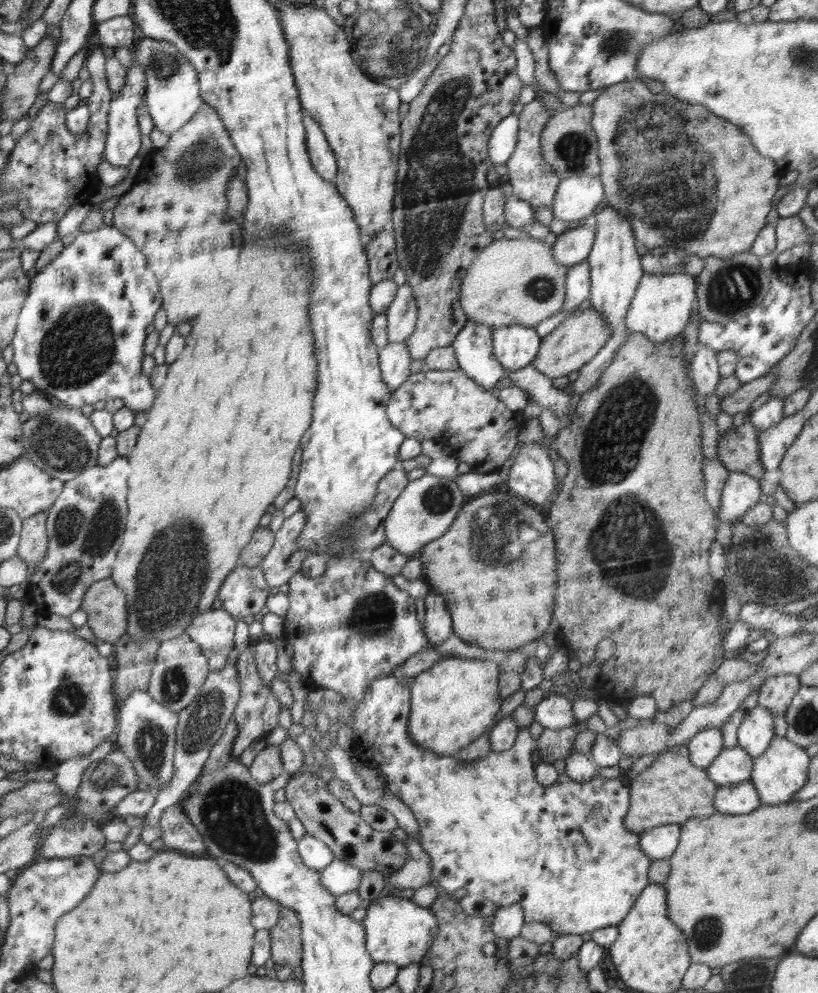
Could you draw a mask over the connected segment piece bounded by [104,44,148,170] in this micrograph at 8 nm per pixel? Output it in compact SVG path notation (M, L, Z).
M136 44L130 46L132 65L127 68L128 78L126 78L126 84L121 88L121 91L117 92L117 96L114 96L110 106L108 139L105 141L104 154L106 162L109 162L113 168L124 168L126 170L128 170L130 160L138 154L138 148L140 148L140 142L142 142L140 130L138 130L136 108L138 108L141 100L145 98L145 91L148 90L146 88L145 70L137 63L134 47L136 47Z

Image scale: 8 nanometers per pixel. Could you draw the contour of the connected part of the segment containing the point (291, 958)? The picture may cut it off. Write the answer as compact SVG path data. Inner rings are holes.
M280 904L278 922L269 930L271 936L271 959L280 966L301 965L301 920L297 912Z

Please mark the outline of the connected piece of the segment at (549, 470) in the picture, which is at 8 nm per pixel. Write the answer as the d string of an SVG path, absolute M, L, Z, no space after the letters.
M540 442L519 445L514 463L508 470L509 490L536 504L551 503L557 494L557 478L548 448Z

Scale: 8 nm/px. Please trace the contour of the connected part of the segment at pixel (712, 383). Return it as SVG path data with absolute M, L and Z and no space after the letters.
M698 343L696 348L694 357L689 362L690 376L697 392L708 396L715 393L716 385L721 379L716 358L717 352L705 344Z

